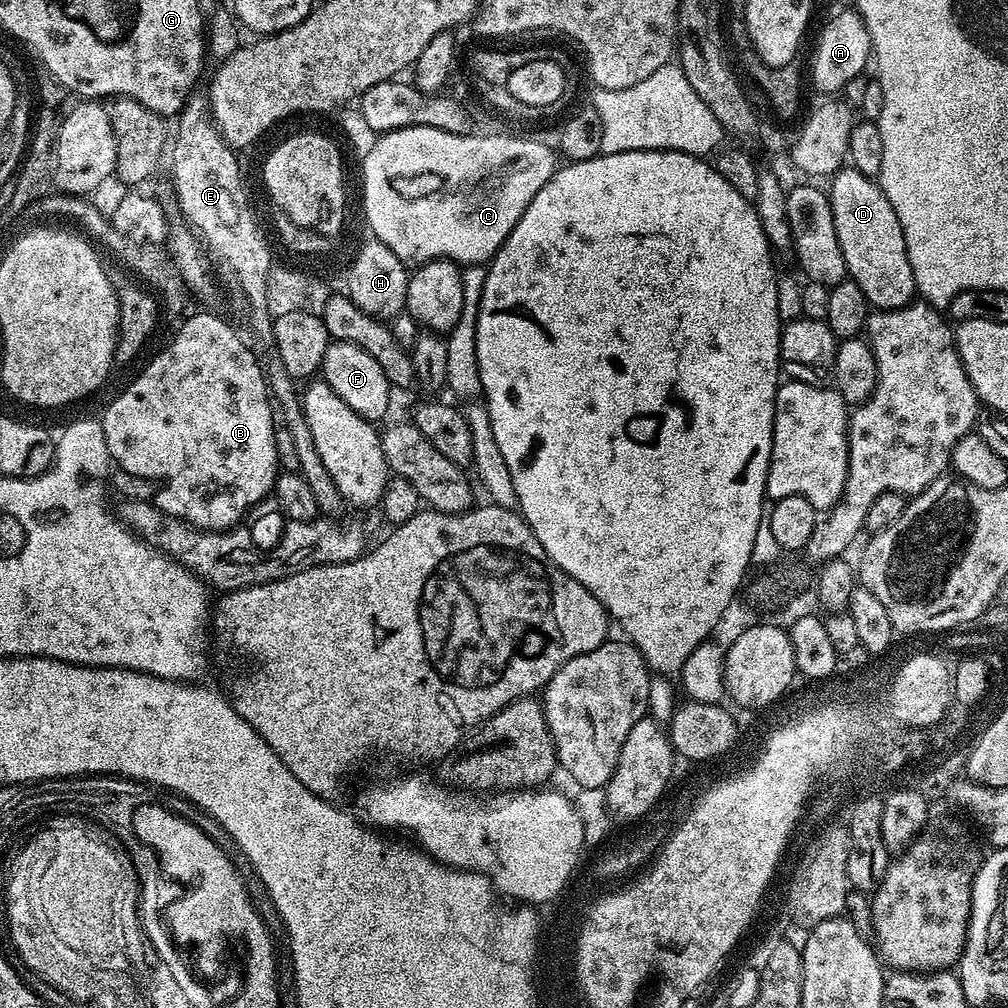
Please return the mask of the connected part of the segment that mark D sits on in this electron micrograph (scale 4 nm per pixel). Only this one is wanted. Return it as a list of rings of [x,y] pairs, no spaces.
[[[853,166],[841,168],[831,177],[830,183],[832,188],[829,187],[827,193],[834,214],[834,234],[838,234],[838,246],[842,246],[842,258],[846,258],[848,276],[860,287],[862,294],[866,294],[873,309],[901,308],[913,303],[917,295],[914,274],[898,214],[894,214],[894,206],[890,206],[887,194],[880,189],[879,183],[873,177],[860,173]]]

